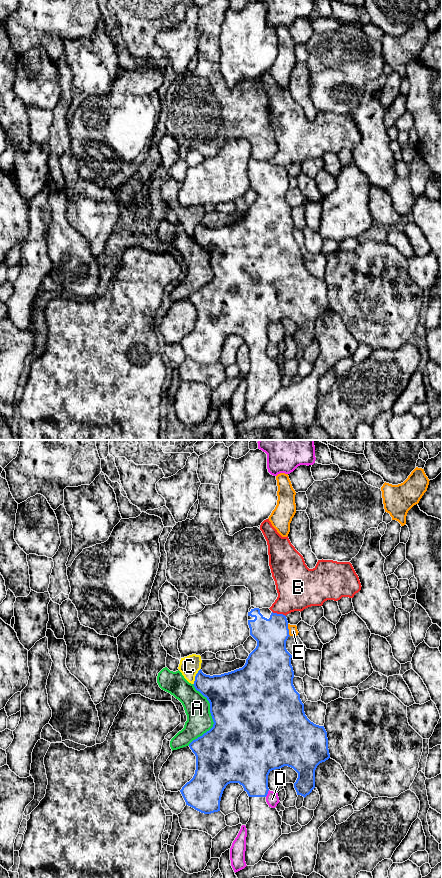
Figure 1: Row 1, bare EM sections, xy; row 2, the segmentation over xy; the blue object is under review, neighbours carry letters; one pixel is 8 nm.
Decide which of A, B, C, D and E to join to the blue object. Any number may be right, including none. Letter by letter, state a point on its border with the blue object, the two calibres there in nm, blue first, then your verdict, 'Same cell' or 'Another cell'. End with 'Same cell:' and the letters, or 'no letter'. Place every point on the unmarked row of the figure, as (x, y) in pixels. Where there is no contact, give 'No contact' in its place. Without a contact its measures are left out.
A: Touches blue at xy (212, 269). Thickness 500 nm (blue) against 200 nm. Another cell
B: Touches blue at xy (279, 166). Thickness 260 nm (blue) against 320 nm. Another cell
C: Touches blue at xy (195, 228). Thickness 280 nm (blue) against 160 nm. Another cell
D: Touches blue at xy (267, 345). Thickness 320 nm (blue) against 110 nm. Another cell
E: Touches blue at xy (288, 182). Thickness 280 nm (blue) against 70 nm. Another cell
Same cell: no letter

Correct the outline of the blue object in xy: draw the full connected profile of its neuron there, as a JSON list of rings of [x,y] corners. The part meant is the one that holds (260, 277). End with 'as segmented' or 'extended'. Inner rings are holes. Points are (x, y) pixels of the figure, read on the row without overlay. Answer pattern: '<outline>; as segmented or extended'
[[[251,158],[248,164],[248,177],[250,187],[257,193],[257,198],[249,206],[242,220],[213,228],[204,226],[200,221],[195,228],[193,237],[209,253],[214,276],[209,283],[189,296],[196,308],[196,322],[193,330],[180,344],[186,357],[201,365],[211,366],[220,363],[221,349],[228,336],[242,337],[249,348],[250,358],[250,370],[245,377],[247,381],[245,414],[247,418],[254,418],[282,387],[282,370],[277,361],[271,360],[266,354],[269,325],[284,318],[293,320],[298,325],[294,340],[297,347],[305,350],[315,340],[317,318],[328,312],[330,306],[324,278],[316,277],[307,270],[300,246],[293,237],[292,207],[286,201],[286,193],[290,188],[286,168],[273,165],[269,160],[259,161]]]; extended

